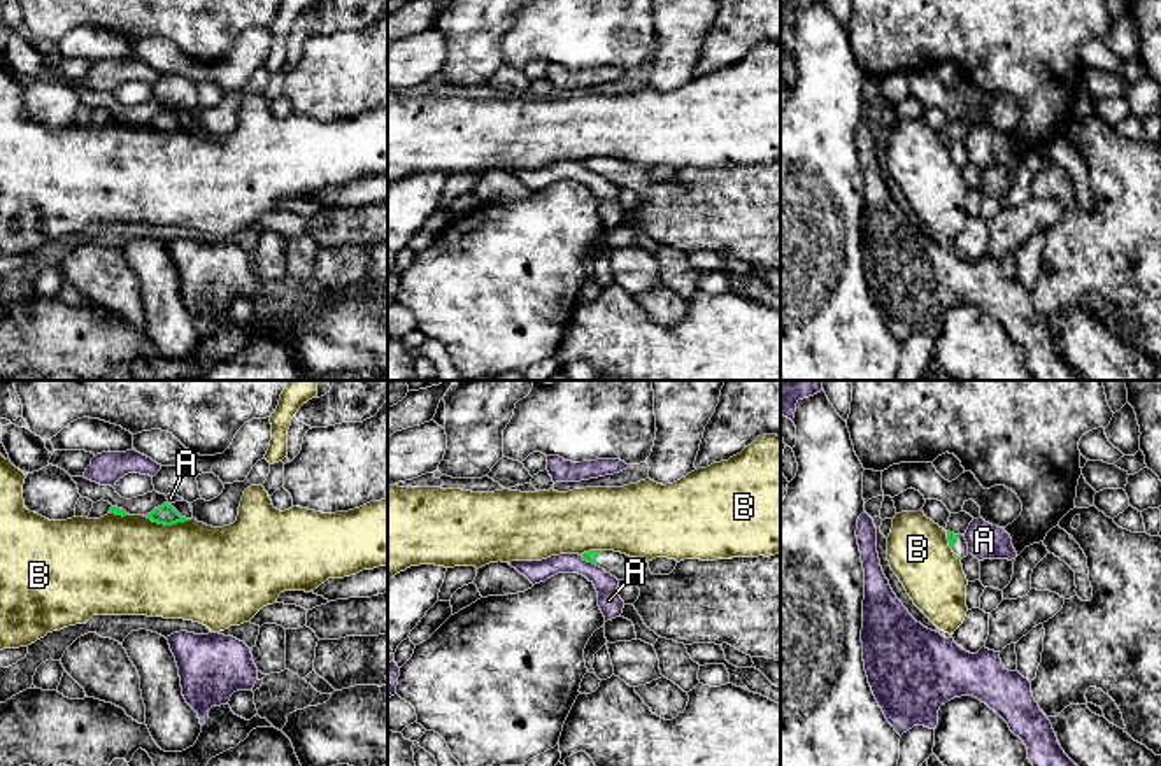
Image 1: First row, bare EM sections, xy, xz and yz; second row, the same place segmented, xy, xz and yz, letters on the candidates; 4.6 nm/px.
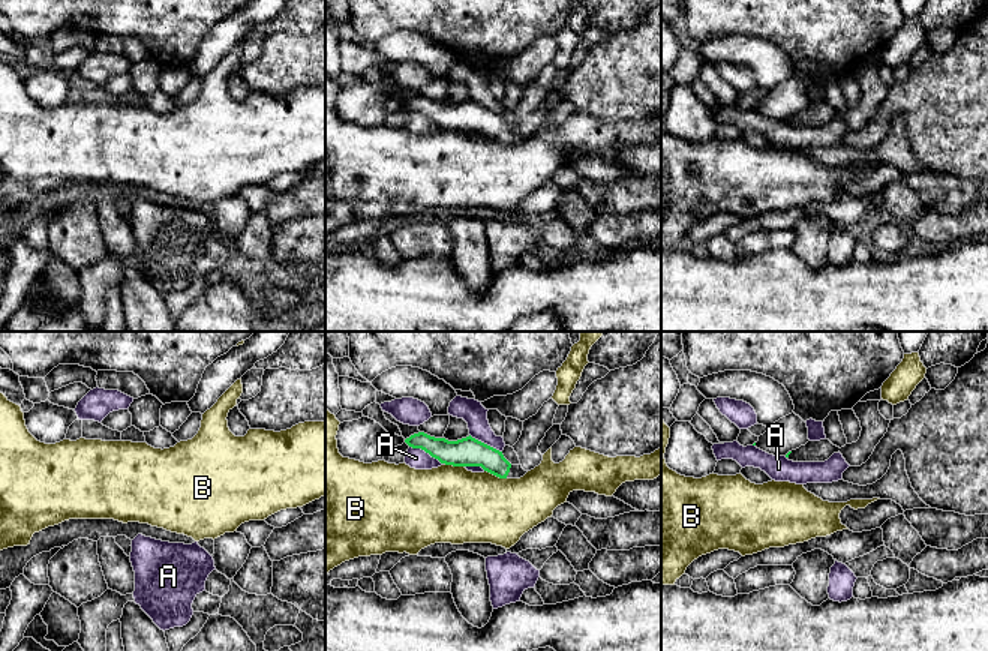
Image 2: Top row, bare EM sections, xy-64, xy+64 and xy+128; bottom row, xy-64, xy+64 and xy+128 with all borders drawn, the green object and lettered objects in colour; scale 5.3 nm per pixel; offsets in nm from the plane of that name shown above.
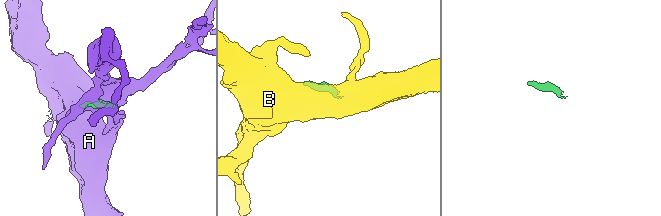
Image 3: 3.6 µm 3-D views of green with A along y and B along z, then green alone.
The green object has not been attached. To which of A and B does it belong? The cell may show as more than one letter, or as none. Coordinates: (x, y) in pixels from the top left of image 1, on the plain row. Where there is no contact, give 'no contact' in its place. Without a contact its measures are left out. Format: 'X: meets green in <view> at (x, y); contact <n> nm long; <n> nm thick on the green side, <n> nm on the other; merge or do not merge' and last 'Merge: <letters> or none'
A: meets green in xz at (586, 167); contact 80 nm long; 50 nm thick on the green side, 110 nm on the other; do not merge
B: meets green in xy at (167, 132); contact 240 nm long; 90 nm thick on the green side, 460 nm on the other; do not merge
Merge: none

